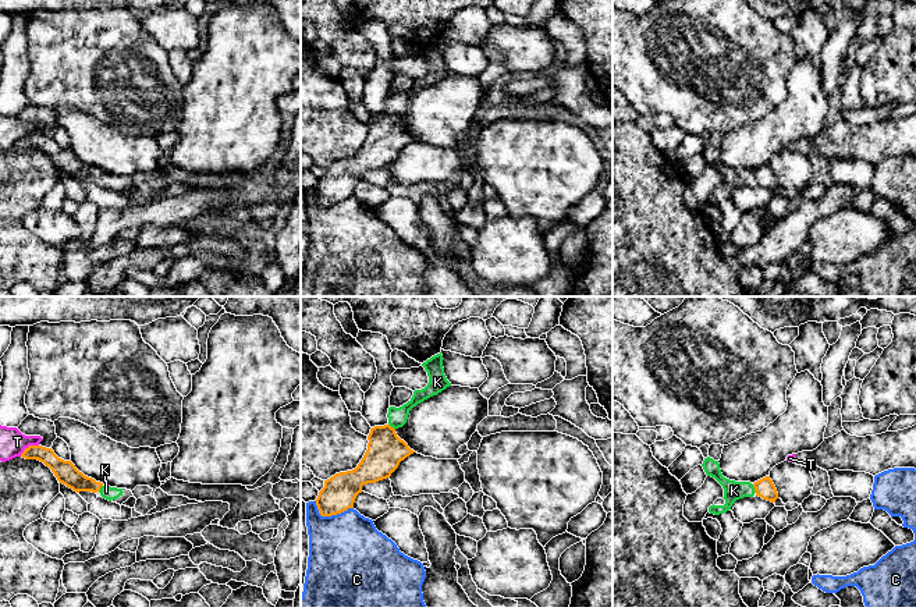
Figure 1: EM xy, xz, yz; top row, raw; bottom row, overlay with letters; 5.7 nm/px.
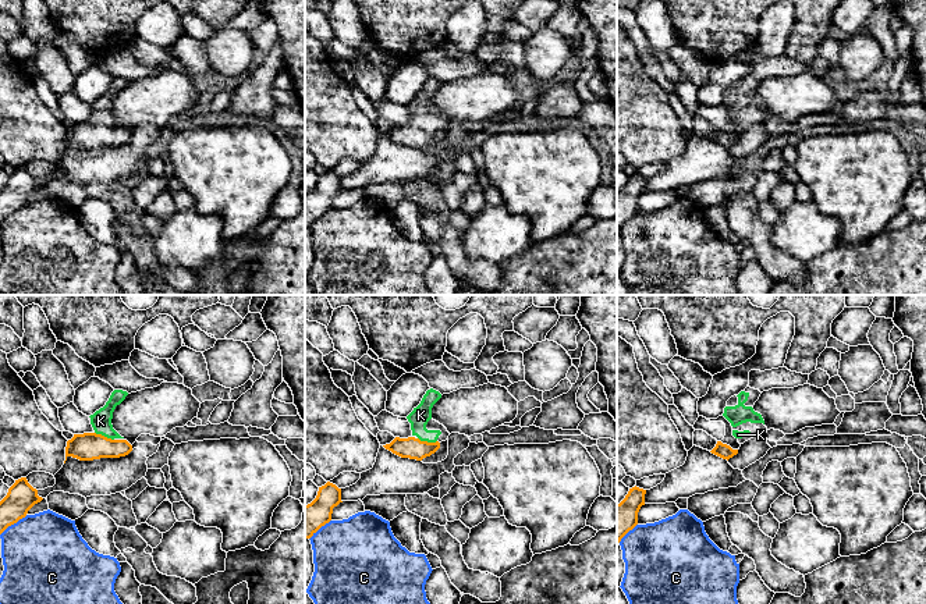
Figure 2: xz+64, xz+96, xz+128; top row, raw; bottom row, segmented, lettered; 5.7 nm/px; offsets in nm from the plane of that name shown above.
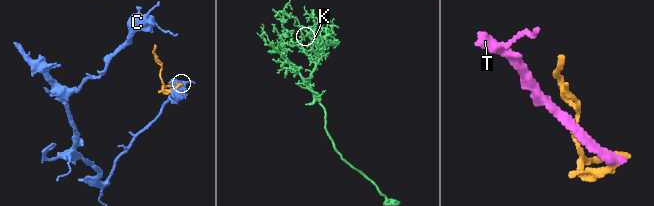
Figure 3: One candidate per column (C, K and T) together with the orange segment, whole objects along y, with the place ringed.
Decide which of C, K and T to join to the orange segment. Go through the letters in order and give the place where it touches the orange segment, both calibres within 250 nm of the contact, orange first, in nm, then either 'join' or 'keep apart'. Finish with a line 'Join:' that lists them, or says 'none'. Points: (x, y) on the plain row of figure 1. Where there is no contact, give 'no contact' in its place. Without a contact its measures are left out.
C: xz (330, 203) | 200/440 nm | keep apart
K: yz (755, 177) | 120/110 nm | join
T: xy (29, 134) | 120/150 nm | keep apart
Join: K

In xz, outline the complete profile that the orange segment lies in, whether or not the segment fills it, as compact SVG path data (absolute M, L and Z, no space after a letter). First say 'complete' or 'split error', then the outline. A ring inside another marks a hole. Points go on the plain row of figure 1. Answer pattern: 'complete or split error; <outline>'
split error; M441 40L423 50L422 54L429 64L427 74L415 78L412 86L402 95L390 95L387 113L370 117L368 138L355 157L335 161L324 168L324 175L315 188L322 205L337 203L354 196L363 173L390 166L400 150L415 141L397 124L395 118L406 111L413 95L451 74L444 63Z

